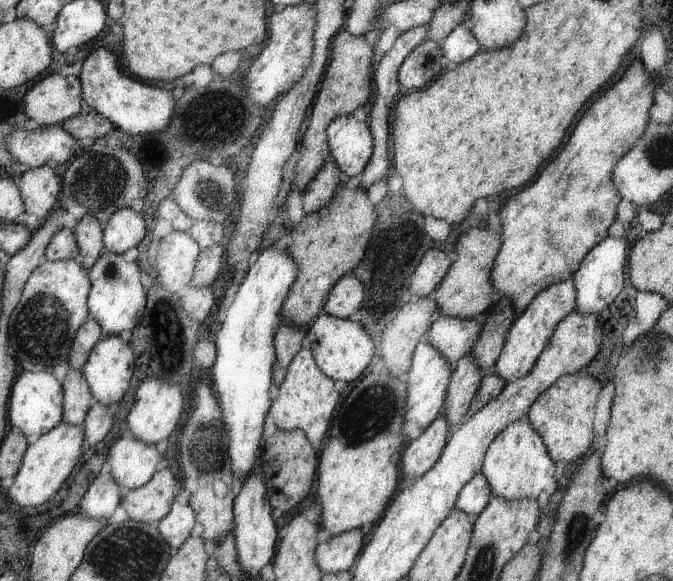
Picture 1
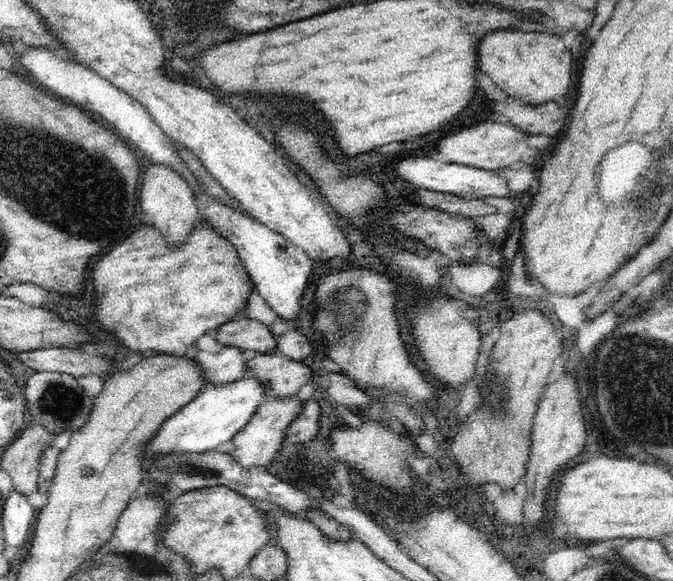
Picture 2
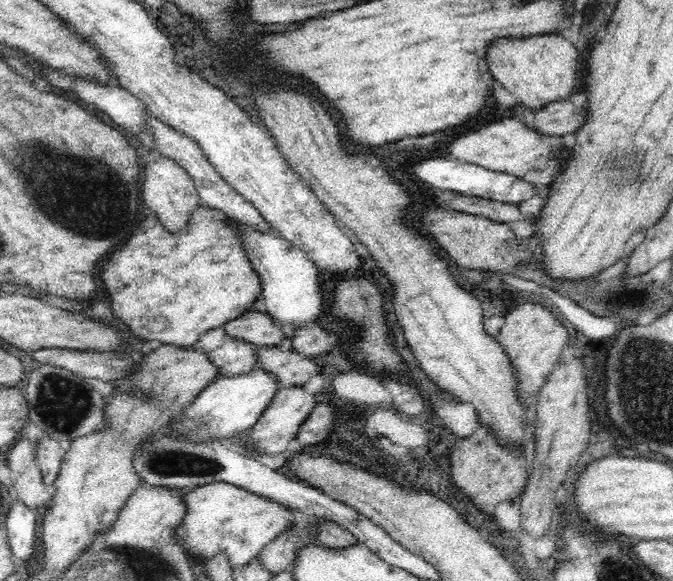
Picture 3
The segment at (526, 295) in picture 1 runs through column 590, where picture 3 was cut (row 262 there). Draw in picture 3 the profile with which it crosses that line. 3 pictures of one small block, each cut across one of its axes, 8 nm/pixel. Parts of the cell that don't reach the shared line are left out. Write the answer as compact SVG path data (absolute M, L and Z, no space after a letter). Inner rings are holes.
M197 205L189 212L187 223L177 231L167 230L166 226L162 223L162 219L156 214L155 217L148 217L146 220L142 220L142 224L134 232L134 236L122 248L116 248L112 252L112 256L106 260L106 264L100 268L100 278L104 278L104 286L108 288L108 300L112 304L112 314L116 314L124 322L124 326L127 326L128 330L131 330L131 333L135 334L136 338L139 338L142 342L158 340L161 344L176 343L176 345L192 345L196 344L202 334L222 325L224 325L225 335L228 338L243 340L254 346L279 346L286 342L284 331L273 323L273 320L269 317L270 314L262 314L261 312L251 310L256 297L261 296L262 277L254 269L251 258L247 255L246 247L244 247L244 238L240 235L238 225L234 225L234 223L228 221L225 212L215 207L214 209L208 209L208 207L199 207Z

